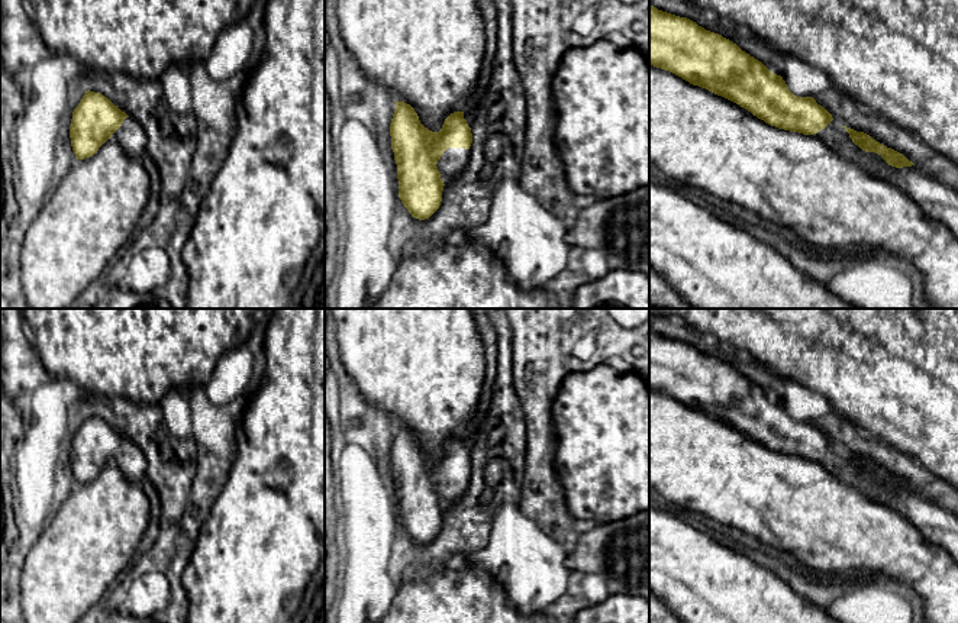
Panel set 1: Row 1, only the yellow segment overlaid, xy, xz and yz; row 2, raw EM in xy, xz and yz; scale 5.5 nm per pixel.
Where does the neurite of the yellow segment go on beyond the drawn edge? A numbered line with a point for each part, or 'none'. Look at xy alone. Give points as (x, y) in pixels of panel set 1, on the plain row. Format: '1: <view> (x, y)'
1: xy (131, 461)

